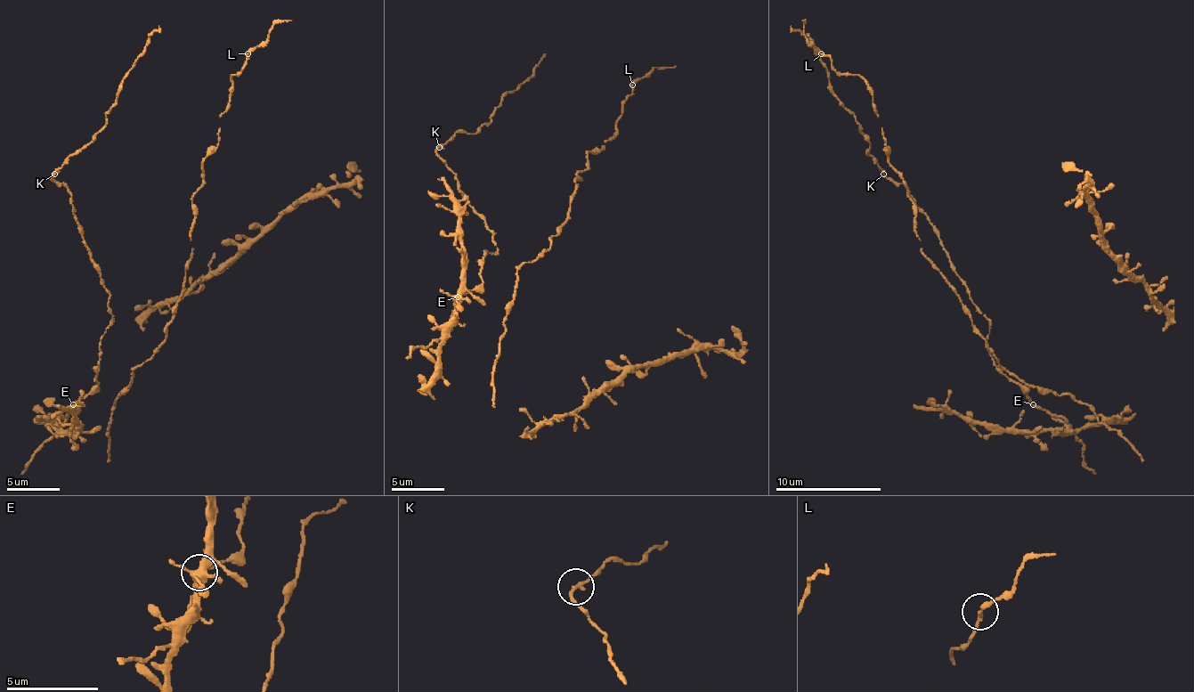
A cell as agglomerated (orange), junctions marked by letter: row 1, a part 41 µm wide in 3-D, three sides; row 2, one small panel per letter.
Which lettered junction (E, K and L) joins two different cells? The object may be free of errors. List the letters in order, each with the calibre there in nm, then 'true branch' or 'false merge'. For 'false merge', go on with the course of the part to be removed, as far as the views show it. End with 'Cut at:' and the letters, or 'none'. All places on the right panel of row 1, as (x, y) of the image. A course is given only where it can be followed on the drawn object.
E: 170 nm | true branch
K: 180 nm | true branch
L: 190 nm | true branch
Cut at: none

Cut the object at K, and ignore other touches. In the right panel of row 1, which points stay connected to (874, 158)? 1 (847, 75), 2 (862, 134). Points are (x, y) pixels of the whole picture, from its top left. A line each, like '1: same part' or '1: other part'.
1: other part
2: same part

